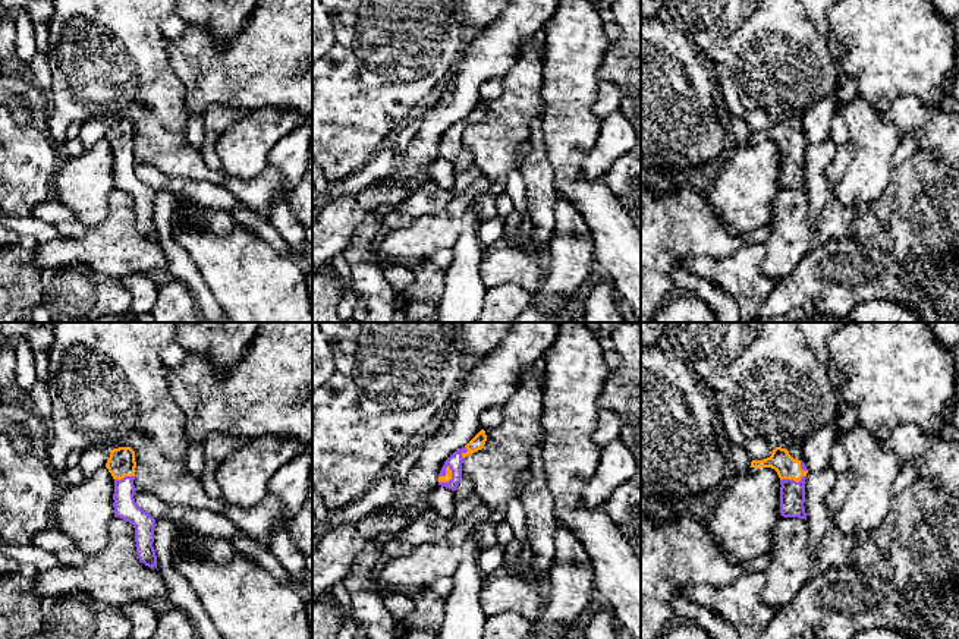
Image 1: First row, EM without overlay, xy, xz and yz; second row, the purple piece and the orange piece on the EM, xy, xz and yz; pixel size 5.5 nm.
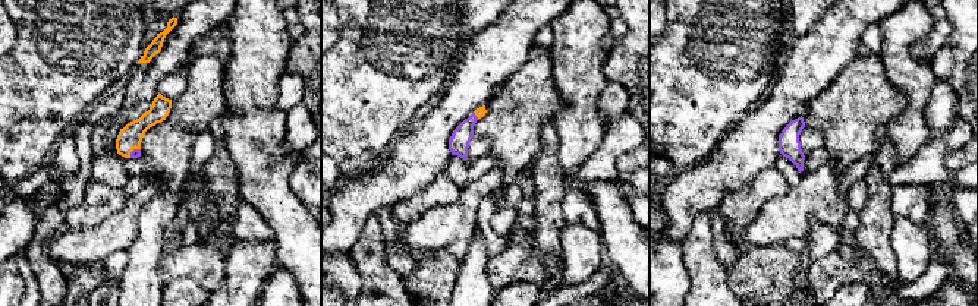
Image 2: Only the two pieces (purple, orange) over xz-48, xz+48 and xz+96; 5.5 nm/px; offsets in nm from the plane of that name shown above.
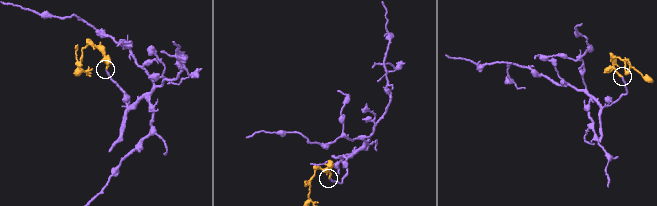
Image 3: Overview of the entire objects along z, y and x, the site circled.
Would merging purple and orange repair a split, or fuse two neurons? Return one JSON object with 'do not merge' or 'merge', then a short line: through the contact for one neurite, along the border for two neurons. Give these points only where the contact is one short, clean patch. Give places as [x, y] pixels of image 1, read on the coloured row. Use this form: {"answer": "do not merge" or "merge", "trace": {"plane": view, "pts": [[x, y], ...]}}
{"answer": "merge", "trace": {"plane": "yz", "pts": [[792, 494], [792, 479], [792, 472], [788, 468]]}}

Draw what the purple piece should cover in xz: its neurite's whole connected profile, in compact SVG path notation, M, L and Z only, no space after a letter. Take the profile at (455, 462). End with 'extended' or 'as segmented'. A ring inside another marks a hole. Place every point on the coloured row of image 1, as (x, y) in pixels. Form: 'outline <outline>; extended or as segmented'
outline M481 429L465 447L455 451L443 465L438 473L438 485L455 491L462 479L463 459L484 447L487 441L485 431Z; extended

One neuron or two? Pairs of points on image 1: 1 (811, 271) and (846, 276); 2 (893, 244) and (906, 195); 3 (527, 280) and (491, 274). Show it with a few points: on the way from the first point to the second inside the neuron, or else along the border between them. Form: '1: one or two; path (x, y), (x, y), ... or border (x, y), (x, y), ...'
1: one; path (820, 276), (838, 276)
2: one; path (893, 232), (893, 216), (901, 207)
3: one; path (518, 274), (500, 274)

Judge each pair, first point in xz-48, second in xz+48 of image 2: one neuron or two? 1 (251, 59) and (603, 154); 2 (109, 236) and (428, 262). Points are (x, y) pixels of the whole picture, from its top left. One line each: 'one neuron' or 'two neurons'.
1: two neurons
2: two neurons

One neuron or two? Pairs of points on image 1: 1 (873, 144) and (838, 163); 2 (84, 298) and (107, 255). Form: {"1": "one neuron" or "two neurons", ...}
{"1": "two neurons", "2": "two neurons"}

